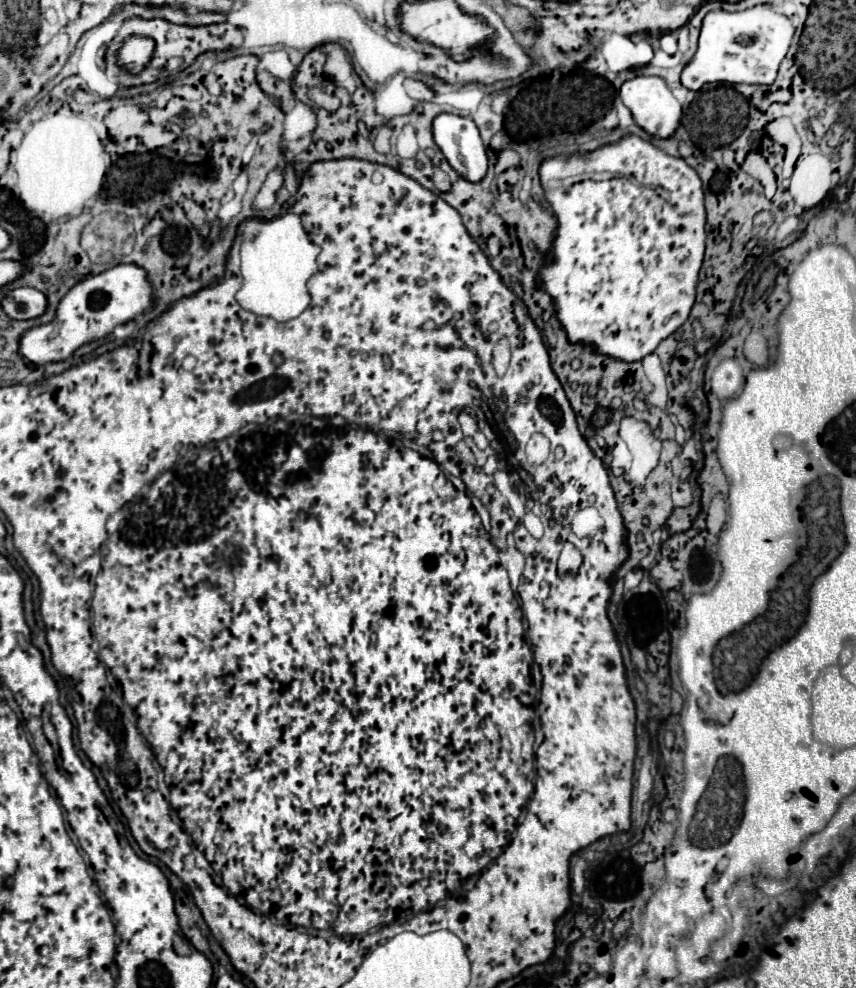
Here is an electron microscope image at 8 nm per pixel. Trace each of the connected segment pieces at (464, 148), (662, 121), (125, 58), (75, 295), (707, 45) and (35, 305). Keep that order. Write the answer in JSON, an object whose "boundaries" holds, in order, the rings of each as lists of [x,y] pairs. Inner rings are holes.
{"boundaries":[[[[440,114],[434,120],[434,140],[448,164],[468,182],[484,180],[488,172],[488,154],[480,132],[470,118]]],[[[636,76],[628,82],[624,82],[624,86],[620,90],[620,98],[622,98],[624,106],[630,108],[632,116],[636,118],[636,124],[644,132],[648,132],[650,136],[670,138],[678,130],[683,113],[682,106],[672,105],[672,92],[662,78],[658,78],[658,76]]],[[[132,34],[128,38],[124,38],[122,46],[116,52],[116,62],[122,70],[130,72],[130,74],[140,74],[142,70],[146,70],[146,66],[152,60],[152,52],[154,52],[154,40],[148,36],[140,36],[140,34]]],[[[118,264],[98,276],[78,282],[60,302],[56,320],[50,324],[34,326],[20,338],[20,352],[30,362],[44,366],[72,356],[84,344],[108,336],[116,326],[130,322],[154,306],[152,282],[144,268],[136,264]]],[[[766,4],[744,12],[708,12],[700,30],[698,52],[694,60],[684,68],[682,84],[686,88],[700,88],[706,82],[770,86],[776,80],[778,66],[788,52],[792,34],[792,20],[774,12]]],[[[16,288],[2,302],[4,312],[14,320],[38,318],[46,312],[46,306],[48,306],[46,294],[36,288]]]]}

